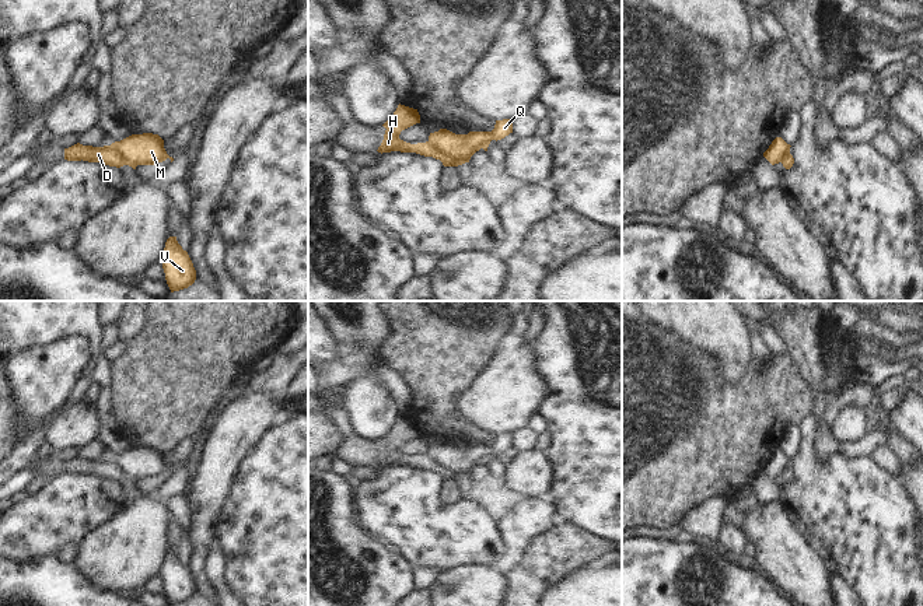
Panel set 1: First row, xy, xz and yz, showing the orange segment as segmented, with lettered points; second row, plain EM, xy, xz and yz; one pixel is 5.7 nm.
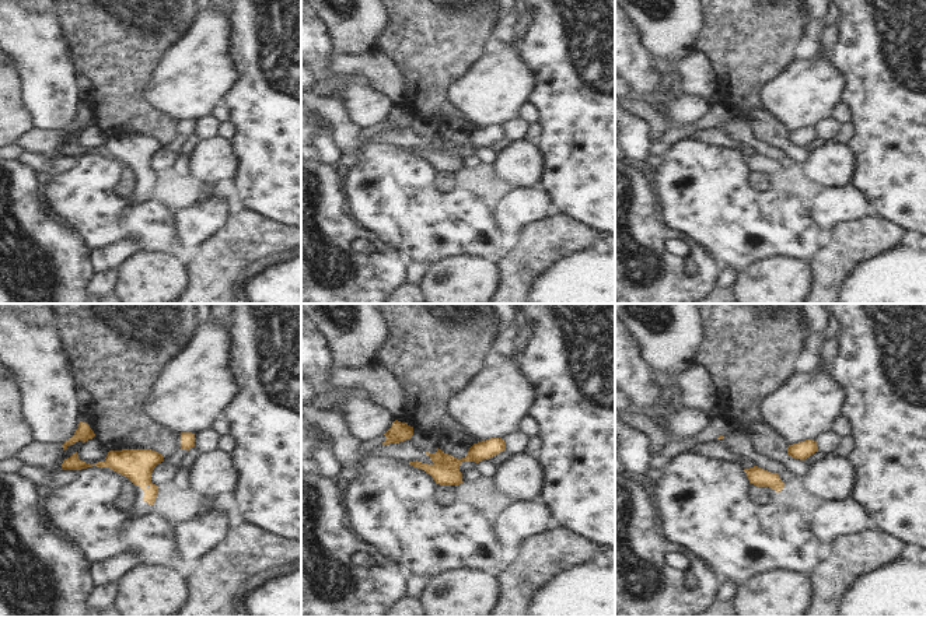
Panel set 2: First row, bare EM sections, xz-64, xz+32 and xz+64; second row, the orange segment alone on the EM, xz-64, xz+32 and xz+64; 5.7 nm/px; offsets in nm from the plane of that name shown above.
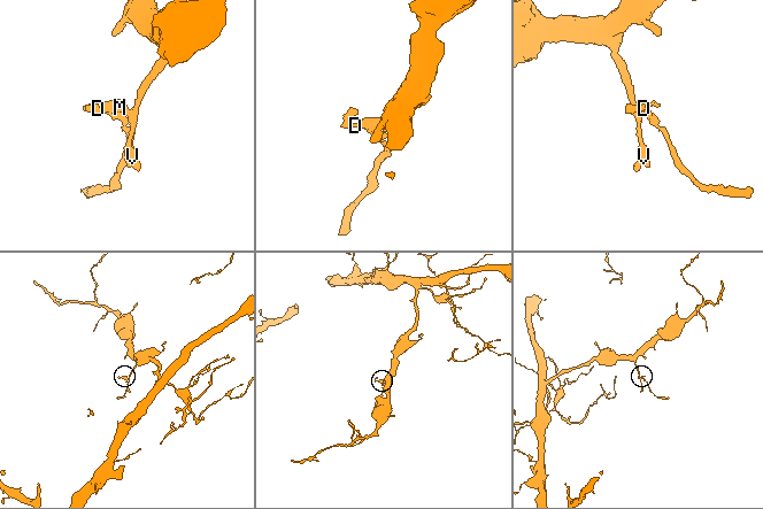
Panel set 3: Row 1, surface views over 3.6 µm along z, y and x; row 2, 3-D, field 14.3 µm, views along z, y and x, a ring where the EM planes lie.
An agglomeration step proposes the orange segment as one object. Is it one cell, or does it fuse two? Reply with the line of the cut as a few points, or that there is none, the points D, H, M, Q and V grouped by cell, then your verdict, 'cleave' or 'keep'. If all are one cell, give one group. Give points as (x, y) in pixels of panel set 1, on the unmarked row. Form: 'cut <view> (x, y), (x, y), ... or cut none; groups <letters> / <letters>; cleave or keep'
cut xz (427, 455), (460, 477); groups D H / M Q V; cleave

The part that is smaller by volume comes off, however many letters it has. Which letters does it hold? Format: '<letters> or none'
D, H

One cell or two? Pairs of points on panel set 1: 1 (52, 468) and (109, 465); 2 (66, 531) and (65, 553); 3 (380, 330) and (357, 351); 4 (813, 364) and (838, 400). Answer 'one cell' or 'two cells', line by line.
1: one cell
2: two cells
3: two cells
4: two cells

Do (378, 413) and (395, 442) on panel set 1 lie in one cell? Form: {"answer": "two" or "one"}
{"answer": "two"}

